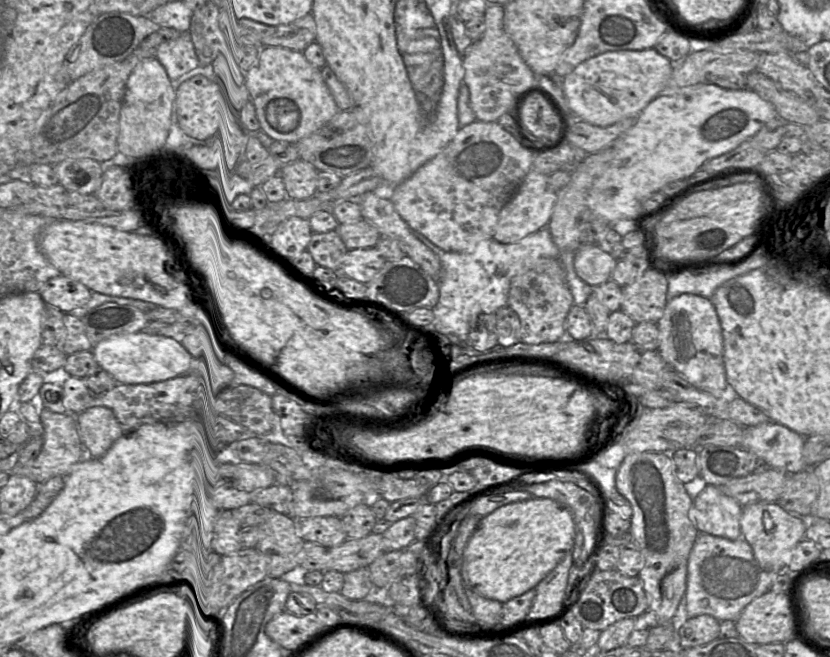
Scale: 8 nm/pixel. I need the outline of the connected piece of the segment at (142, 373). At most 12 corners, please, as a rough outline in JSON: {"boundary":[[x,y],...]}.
{"boundary":[[111,336],[91,352],[119,384],[193,372],[179,340]]}

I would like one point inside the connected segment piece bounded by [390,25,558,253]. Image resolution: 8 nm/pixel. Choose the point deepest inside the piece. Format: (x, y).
(481, 185)

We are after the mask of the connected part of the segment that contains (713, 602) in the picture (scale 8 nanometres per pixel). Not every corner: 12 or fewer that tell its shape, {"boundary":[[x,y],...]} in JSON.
{"boundary":[[698,533],[687,617],[735,621],[776,575],[744,540]]}

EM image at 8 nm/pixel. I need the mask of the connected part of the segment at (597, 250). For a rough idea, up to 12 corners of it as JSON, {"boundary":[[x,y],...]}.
{"boundary":[[597,245],[575,255],[576,275],[591,287],[611,279],[617,259]]}

